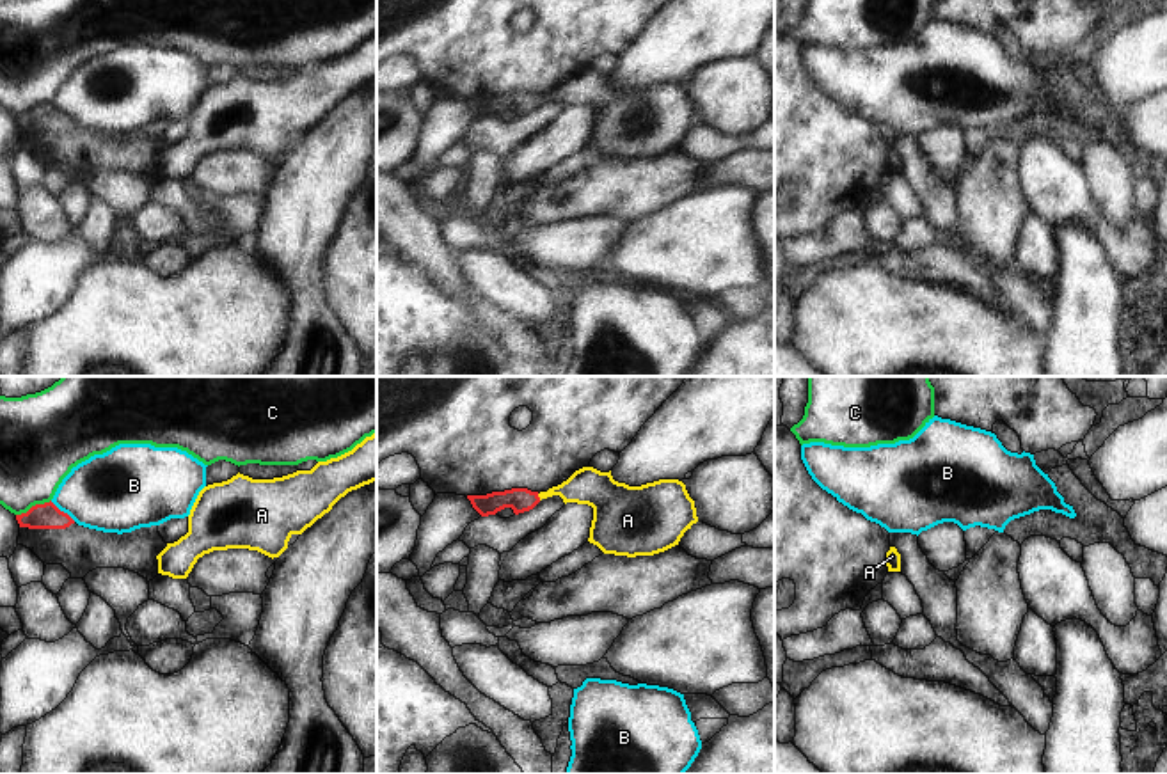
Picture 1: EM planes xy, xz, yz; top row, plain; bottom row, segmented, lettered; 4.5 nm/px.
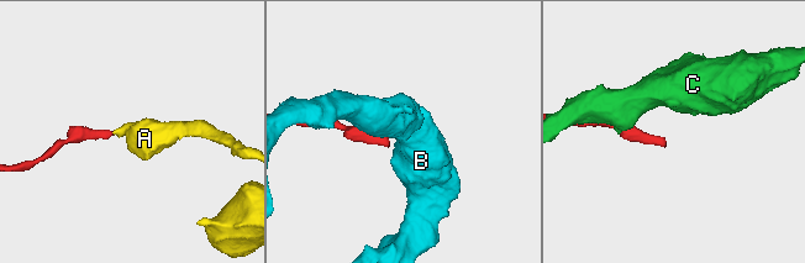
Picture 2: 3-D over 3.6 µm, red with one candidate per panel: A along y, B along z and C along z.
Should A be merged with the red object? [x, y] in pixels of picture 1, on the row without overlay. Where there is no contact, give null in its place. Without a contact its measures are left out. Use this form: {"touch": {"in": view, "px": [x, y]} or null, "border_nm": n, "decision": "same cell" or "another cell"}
{"touch": {"in": "xz", "px": [539, 100]}, "border_nm": 40, "decision": "same cell"}

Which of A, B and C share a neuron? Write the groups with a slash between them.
A / B / C

